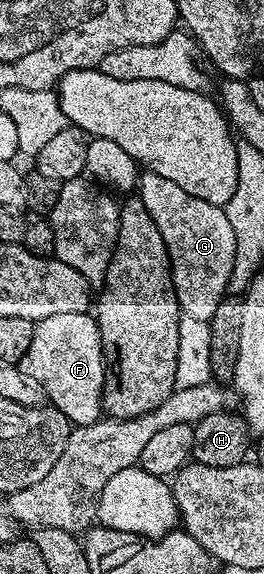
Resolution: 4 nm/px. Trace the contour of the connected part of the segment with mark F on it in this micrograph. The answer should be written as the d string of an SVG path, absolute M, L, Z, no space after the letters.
M59 312L59 316L47 316L36 323L31 336L31 348L27 348L27 356L23 356L20 368L35 384L43 388L46 399L56 406L73 426L86 426L101 421L103 407L101 393L105 387L105 357L101 347L101 333L97 327L97 319L92 313Z

